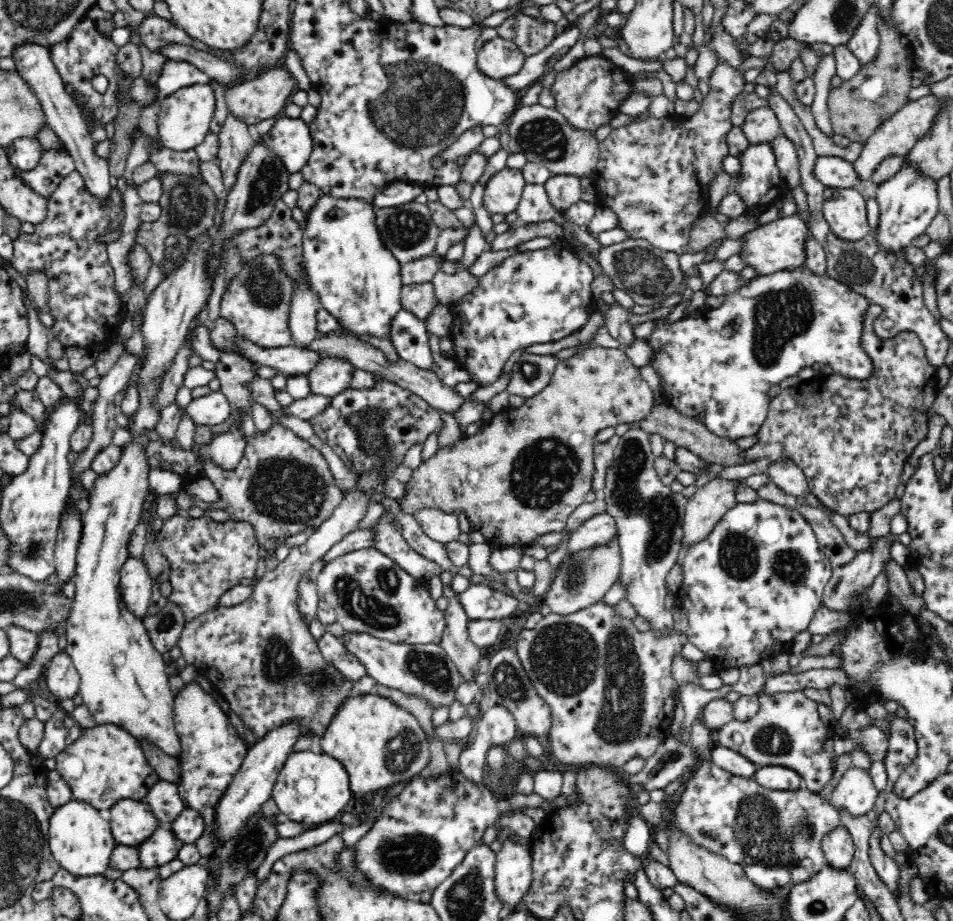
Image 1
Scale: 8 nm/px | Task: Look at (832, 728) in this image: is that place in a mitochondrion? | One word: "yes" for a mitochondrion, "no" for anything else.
no

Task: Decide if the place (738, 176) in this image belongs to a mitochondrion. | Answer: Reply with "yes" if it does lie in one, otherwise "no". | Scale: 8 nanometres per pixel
no

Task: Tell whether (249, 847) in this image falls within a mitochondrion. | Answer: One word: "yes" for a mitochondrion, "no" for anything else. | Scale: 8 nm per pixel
yes

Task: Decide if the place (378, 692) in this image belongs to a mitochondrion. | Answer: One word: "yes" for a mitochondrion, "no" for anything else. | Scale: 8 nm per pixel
no

